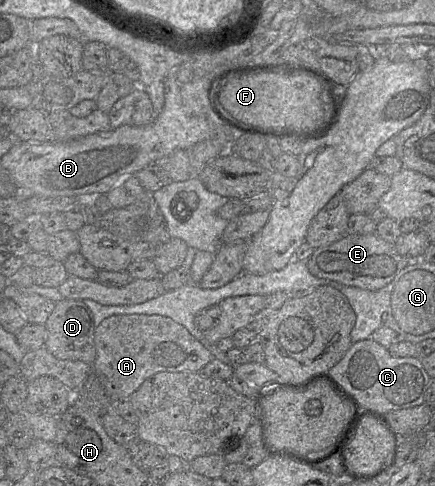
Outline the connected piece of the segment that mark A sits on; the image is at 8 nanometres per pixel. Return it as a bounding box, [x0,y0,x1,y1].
[93,314,214,402]

